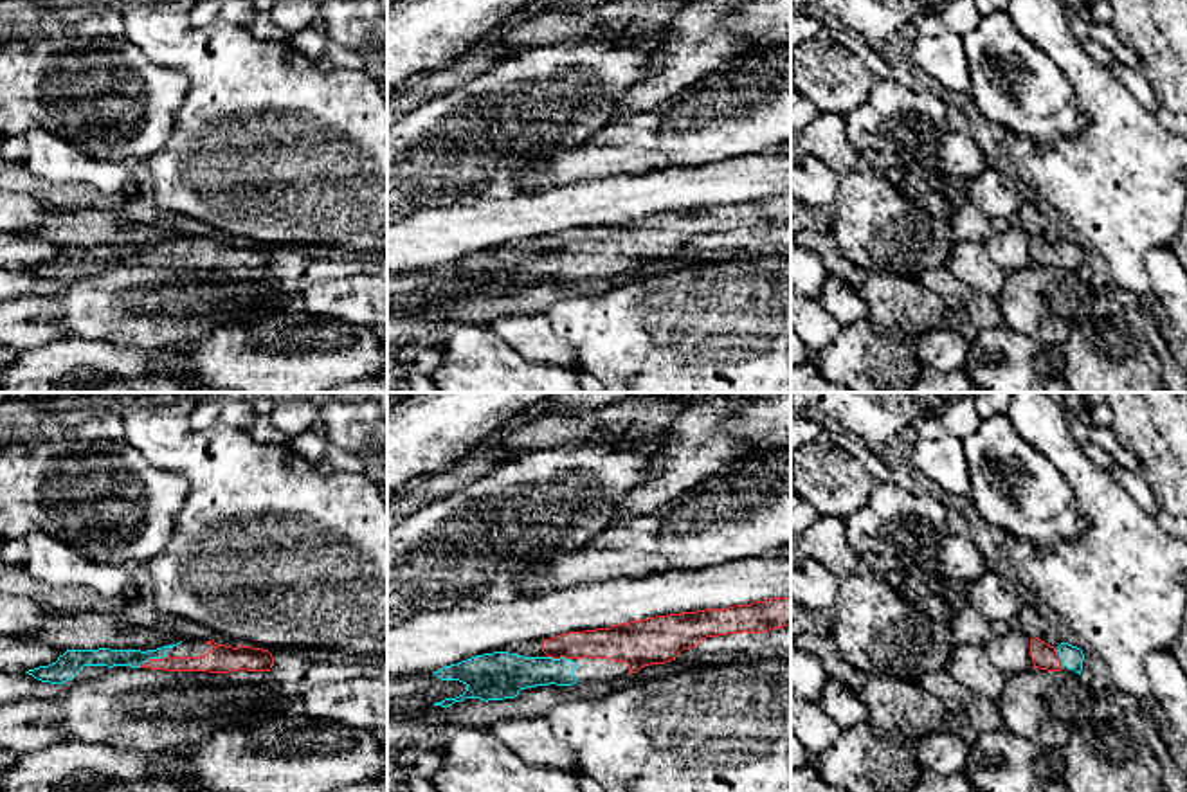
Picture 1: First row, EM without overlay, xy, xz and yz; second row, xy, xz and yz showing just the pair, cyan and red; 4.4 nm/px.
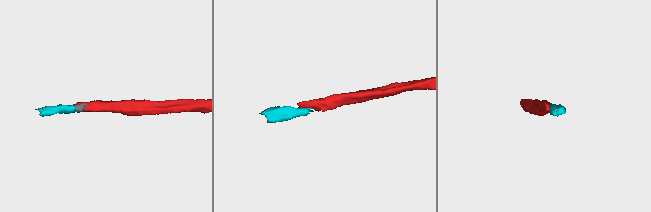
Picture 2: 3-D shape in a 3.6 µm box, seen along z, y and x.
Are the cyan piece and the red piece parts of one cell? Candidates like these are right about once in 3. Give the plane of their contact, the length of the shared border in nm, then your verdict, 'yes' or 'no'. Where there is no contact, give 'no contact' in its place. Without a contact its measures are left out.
xy | 140 nm | yes

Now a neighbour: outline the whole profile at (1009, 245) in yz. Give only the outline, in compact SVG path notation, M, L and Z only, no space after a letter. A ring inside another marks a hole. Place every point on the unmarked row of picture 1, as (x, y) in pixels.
M998 221L983 247L1005 274L1034 265L1030 234L1019 225Z

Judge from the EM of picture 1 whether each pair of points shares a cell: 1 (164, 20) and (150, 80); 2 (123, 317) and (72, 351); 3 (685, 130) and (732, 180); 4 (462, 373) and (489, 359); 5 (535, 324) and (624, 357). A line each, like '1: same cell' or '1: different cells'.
1: different cells
2: different cells
3: different cells
4: same cell
5: different cells

